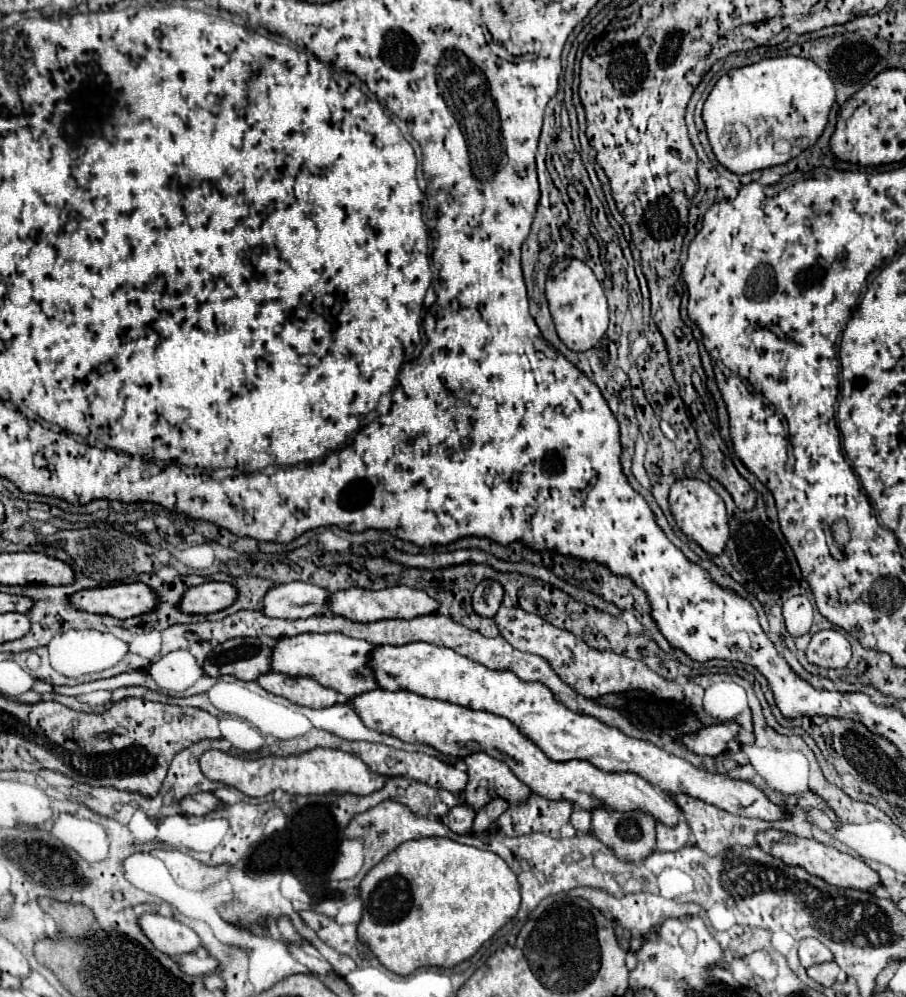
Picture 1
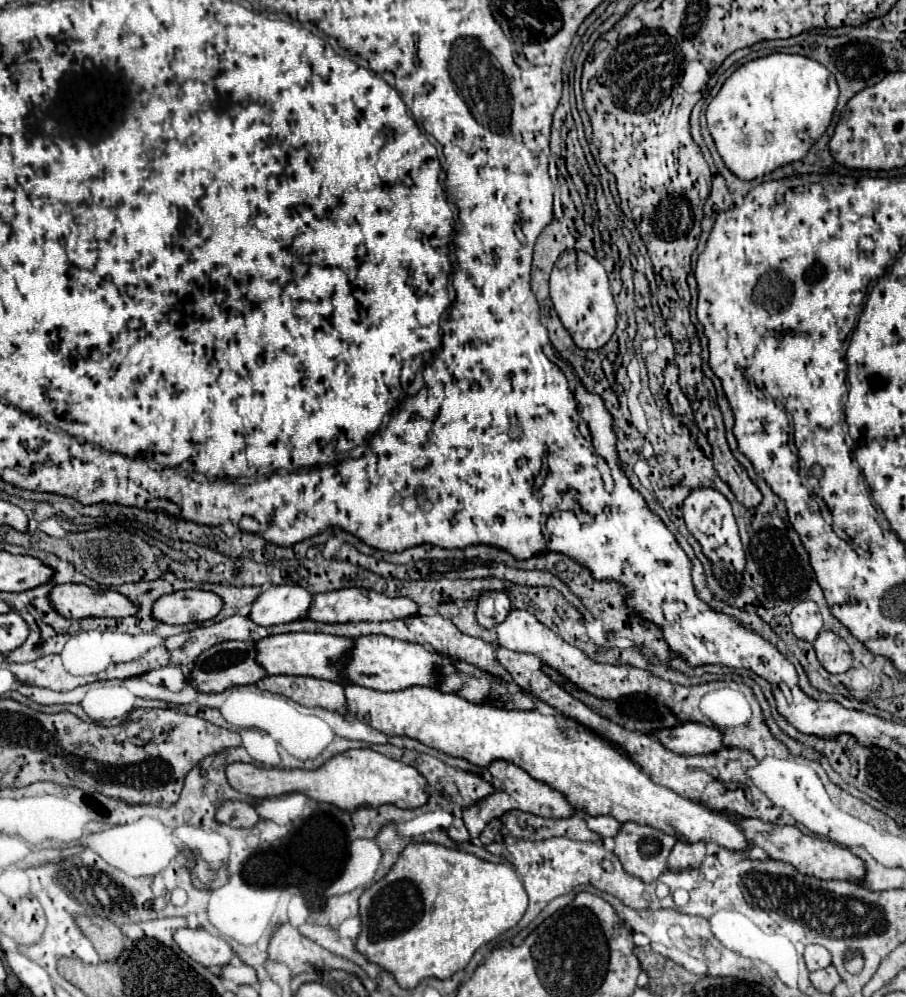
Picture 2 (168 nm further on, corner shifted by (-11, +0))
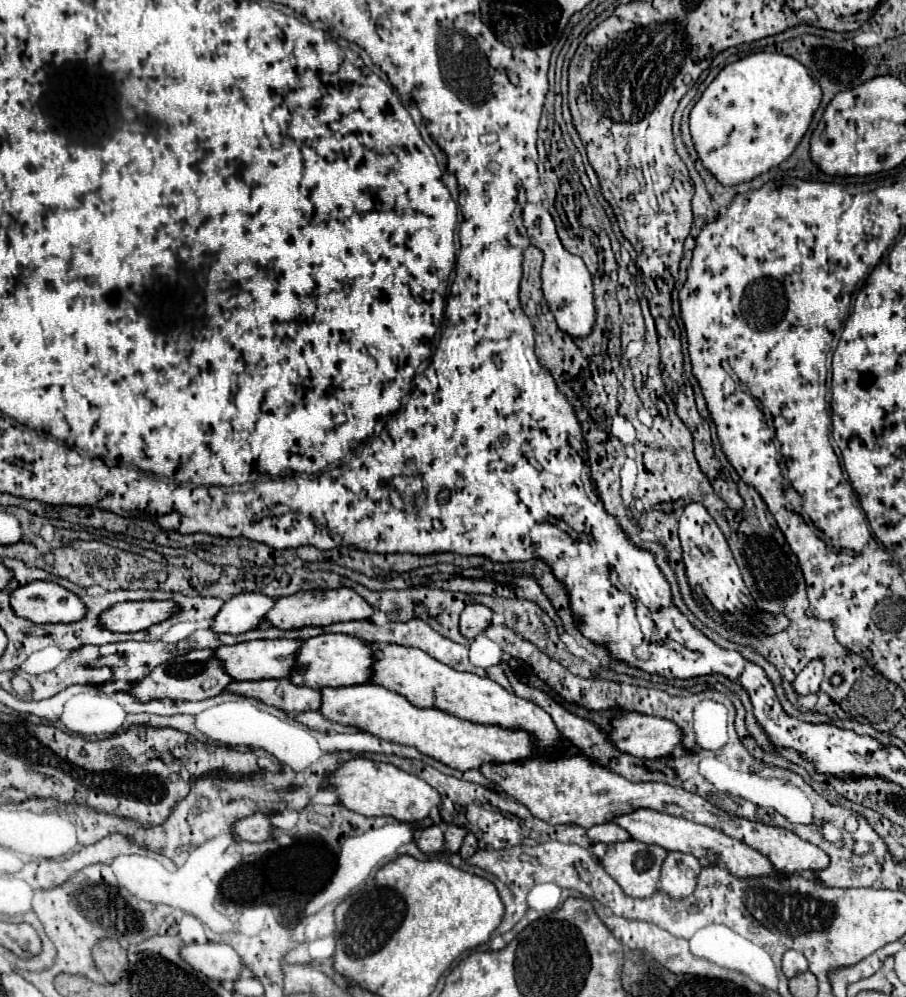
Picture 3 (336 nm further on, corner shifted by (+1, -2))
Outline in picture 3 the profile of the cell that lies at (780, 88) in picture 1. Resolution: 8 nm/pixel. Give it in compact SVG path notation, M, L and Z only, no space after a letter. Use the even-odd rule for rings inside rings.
M754 53L726 65L690 111L690 135L702 165L722 183L738 185L786 161L822 99L820 85L796 59Z

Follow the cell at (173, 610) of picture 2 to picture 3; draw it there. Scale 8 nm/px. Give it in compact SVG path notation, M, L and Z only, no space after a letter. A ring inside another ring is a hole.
M126 601L104 609L98 623L114 633L134 633L168 619L176 609L172 601Z

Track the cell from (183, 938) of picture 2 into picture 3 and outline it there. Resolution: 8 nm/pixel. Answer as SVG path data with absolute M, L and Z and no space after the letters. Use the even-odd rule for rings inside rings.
M192 943L184 945L180 955L212 981L236 981L242 973L242 959L230 945Z

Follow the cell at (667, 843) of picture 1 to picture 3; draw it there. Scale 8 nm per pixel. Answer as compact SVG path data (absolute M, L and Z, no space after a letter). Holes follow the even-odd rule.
M668 853L662 865L660 891L664 891L672 899L690 897L696 889L700 869L702 867L696 857L686 853Z

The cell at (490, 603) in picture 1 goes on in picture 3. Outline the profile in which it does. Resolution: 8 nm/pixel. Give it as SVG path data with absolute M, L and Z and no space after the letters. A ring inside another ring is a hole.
M472 603L468 605L460 615L460 633L466 639L474 639L478 633L482 633L492 621L492 611L484 605Z

